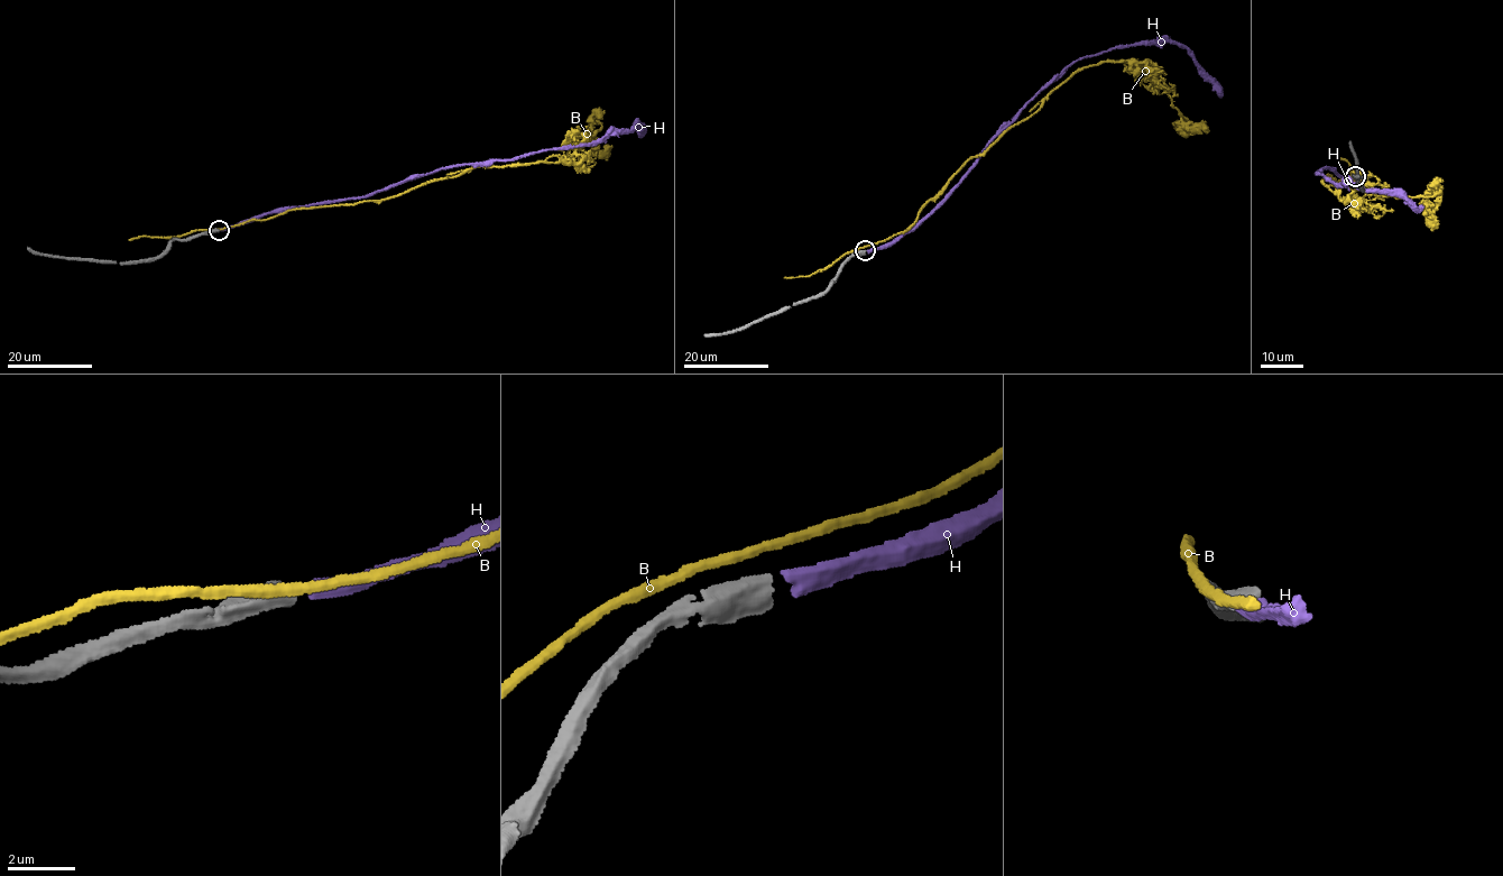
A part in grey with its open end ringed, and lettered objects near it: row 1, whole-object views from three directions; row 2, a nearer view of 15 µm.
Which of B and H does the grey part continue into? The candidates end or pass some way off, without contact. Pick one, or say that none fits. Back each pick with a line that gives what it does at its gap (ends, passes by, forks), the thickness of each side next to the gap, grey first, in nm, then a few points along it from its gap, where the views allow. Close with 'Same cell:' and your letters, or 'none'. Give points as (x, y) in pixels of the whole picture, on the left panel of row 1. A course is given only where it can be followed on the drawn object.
H: it ends; calibres 480 and 400 nm; course (220, 230), (282, 210), (365, 197), (449, 166), (602, 141), (612, 134), (630, 130), (635, 123), (642, 129)
Same cell: H

